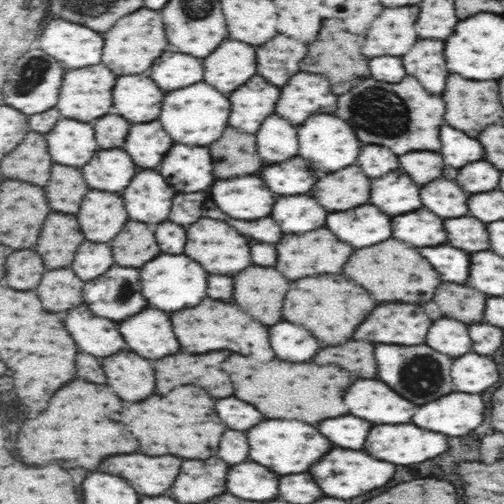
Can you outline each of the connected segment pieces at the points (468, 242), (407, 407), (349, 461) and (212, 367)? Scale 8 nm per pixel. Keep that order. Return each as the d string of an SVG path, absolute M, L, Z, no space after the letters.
M450 218L444 220L448 242L454 248L466 250L466 252L478 252L478 250L490 250L490 238L486 232L486 226L478 222L476 218Z
M358 380L346 394L344 402L350 406L350 414L364 418L372 424L406 424L412 422L416 406L390 390L380 380Z
M342 448L332 450L330 454L326 454L326 458L322 458L322 462L310 468L314 482L318 482L318 486L326 492L326 496L342 498L342 500L352 500L356 496L370 492L372 488L382 488L388 480L392 480L394 472L396 472L396 466L390 462L376 460L360 450L342 450Z
M224 350L214 354L174 354L162 360L154 360L156 370L156 388L160 394L168 394L176 386L193 384L203 387L214 398L226 398L234 394L232 382L225 374L220 362L226 360Z

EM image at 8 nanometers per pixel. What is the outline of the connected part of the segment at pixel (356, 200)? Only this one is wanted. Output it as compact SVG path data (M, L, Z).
M350 166L336 174L326 174L320 178L312 188L312 194L328 212L350 210L368 204L370 178L366 178L358 166Z

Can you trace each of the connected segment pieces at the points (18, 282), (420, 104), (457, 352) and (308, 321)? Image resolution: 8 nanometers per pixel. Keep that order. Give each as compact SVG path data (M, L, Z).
M32 250L12 252L6 260L6 284L16 290L32 290L40 284L46 266Z
M406 76L398 84L386 84L374 78L364 80L362 84L354 86L348 94L342 94L338 98L336 116L352 126L354 134L362 142L388 146L394 154L400 156L414 150L438 152L444 112L446 104L440 96L426 92L416 78Z
M440 318L430 326L426 344L448 356L462 356L468 354L472 348L468 326L452 318Z
M318 274L292 282L284 300L282 316L288 322L306 326L306 330L310 330L324 346L338 346L352 338L354 330L376 306L378 302L374 302L374 298L352 280L346 280L340 274Z

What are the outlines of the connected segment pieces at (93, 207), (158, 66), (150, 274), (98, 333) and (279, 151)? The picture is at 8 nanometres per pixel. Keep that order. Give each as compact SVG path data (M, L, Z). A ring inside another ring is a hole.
M92 190L82 200L78 220L86 240L108 242L120 234L128 222L128 214L120 196Z
M164 52L150 68L150 78L154 78L162 90L172 92L202 82L202 72L202 58L198 60L188 54Z
M162 254L154 258L152 262L140 268L140 278L142 278L142 294L148 298L150 306L164 312L176 312L176 310L198 306L206 296L206 288L208 288L206 270L202 270L198 262L190 260L184 254L176 254L176 256Z
M86 304L70 310L64 318L64 324L70 336L76 340L78 350L86 354L106 358L126 350L126 342L118 332L118 322L90 314Z
M270 116L258 130L256 144L262 160L270 164L286 162L290 156L298 156L297 125L292 126L280 116Z

